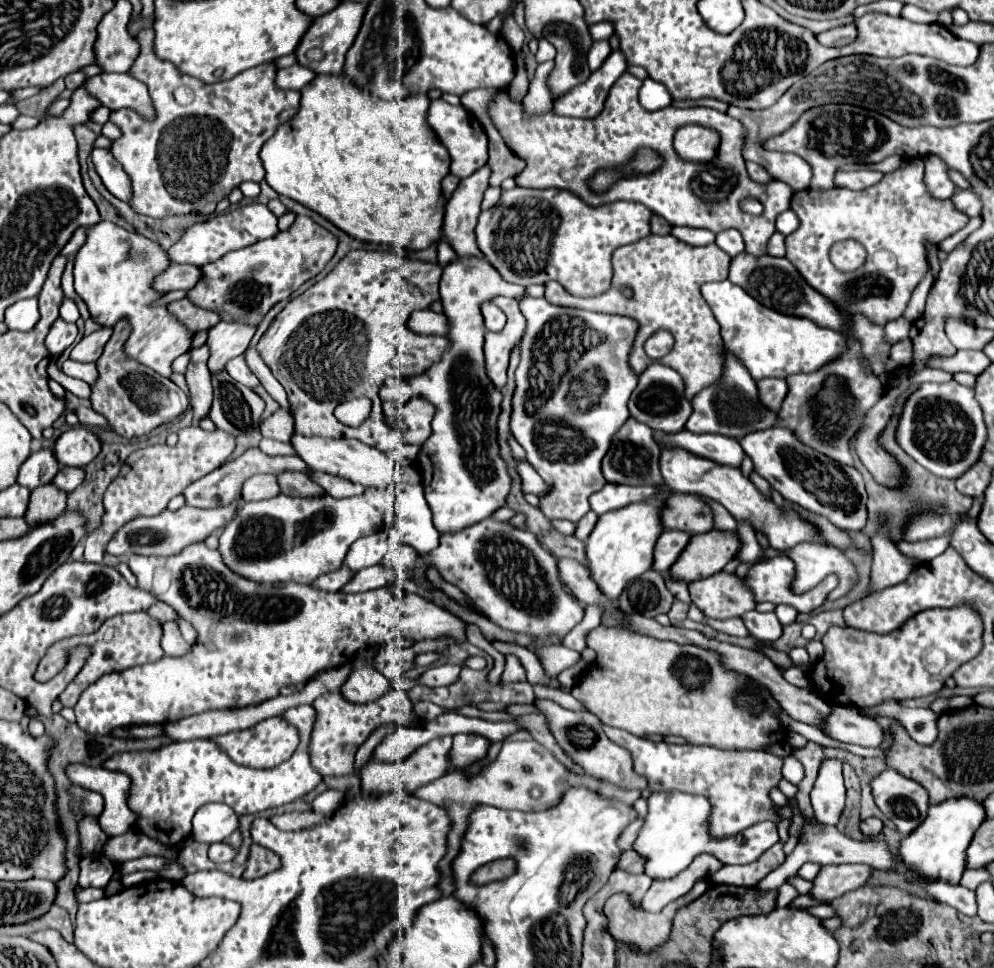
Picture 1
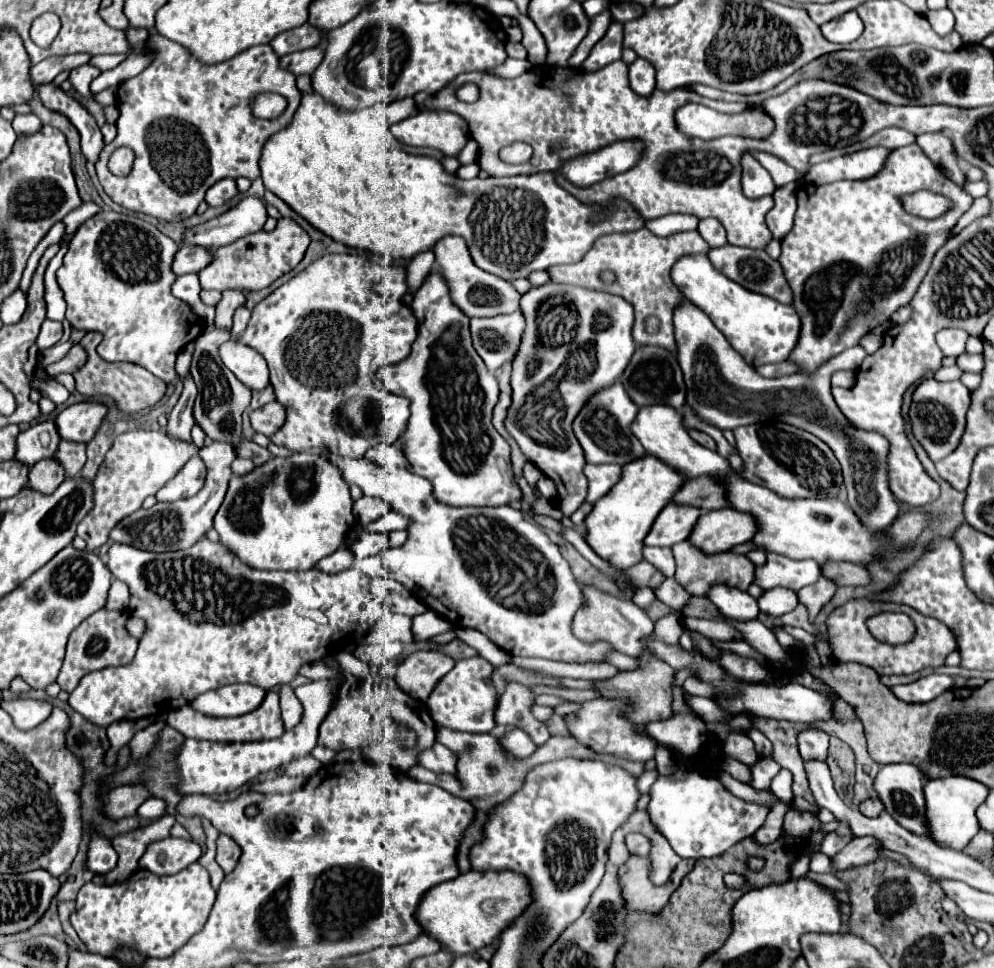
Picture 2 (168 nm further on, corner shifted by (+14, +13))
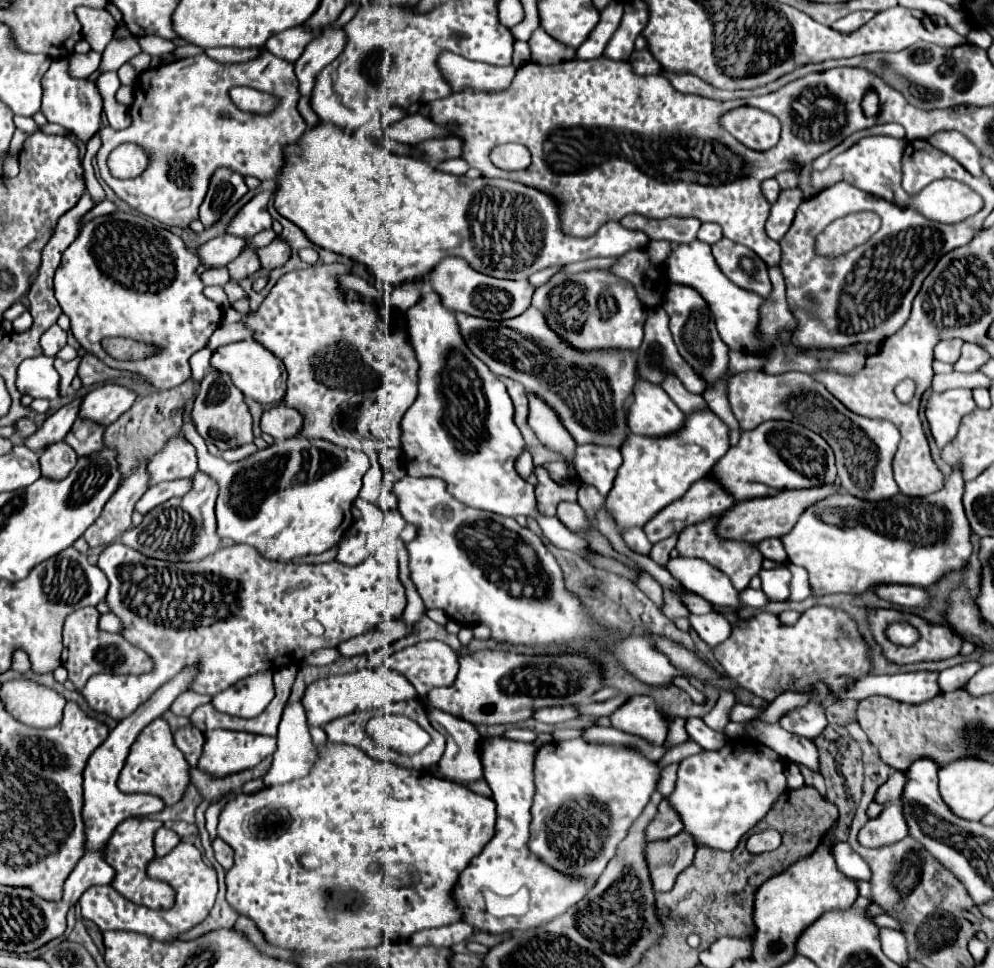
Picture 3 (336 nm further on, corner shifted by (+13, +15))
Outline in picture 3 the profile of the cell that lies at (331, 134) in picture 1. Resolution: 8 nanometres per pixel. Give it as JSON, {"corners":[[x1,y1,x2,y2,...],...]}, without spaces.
{"corners":[[319,123,317,127,313,129,307,129,305,131,305,137,301,137,301,141,297,145,289,145,289,149,285,149,287,153,287,159,285,159,285,165,277,177,277,193,275,193,275,209,287,217,291,223,297,223,301,227,301,231,307,235,307,239,321,247,321,249,327,249,327,251,333,251,337,255,343,255,343,257,349,257,361,265,365,265,371,275,385,283,387,287,395,289,403,283,409,283,409,281,427,281,429,273,447,257,447,255,455,255,455,257,461,257,465,259,475,271,479,273,485,273,489,277,497,277,497,279,529,279,535,271,539,269,545,269,545,267,551,267,551,265,569,265,569,263,575,263,575,261,585,261,589,257,613,257,613,255,625,255,627,251,633,251,633,249,645,249,647,243,649,243,649,237,643,233,643,231,633,231,633,229,625,229,621,227,621,223,607,223,605,227,601,227,593,237,589,239,579,239,579,237,569,237,565,233,561,233,559,229,559,209,555,205,555,201,533,189,533,187,527,187,527,185,521,185,521,183,515,183,515,181,507,181,507,179,487,179,487,177,479,177,479,179,467,179,467,177,457,177,457,175,447,175,447,173,439,173,435,171,429,163,425,161,419,161,419,159,413,159,413,157,401,157,401,155,393,155,389,151,385,151,383,147,379,147,377,143,373,143,367,135,363,135,361,131,357,131,355,135,347,135,347,133,341,133,341,129,333,127,333,125,325,125,325,123]]}

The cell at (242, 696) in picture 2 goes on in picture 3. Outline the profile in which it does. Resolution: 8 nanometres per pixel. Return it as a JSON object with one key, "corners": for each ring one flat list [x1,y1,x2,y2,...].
{"corners":[[269,671,245,677,243,681,237,681,237,685,225,689,225,693,213,697,211,703,217,705,217,709,221,709,223,713,235,717,247,717,247,719,255,717,263,713,263,709,275,697,271,677,273,673]]}

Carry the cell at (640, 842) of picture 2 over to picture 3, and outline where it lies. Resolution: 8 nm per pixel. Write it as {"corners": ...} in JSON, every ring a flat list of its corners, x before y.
{"corners":[[663,799,661,805,659,805,657,817,651,821,651,825,647,829,647,841,667,839,667,837,673,837,673,835,677,835,681,831,683,831,683,825,681,825,679,815,671,807,671,803,667,799]]}

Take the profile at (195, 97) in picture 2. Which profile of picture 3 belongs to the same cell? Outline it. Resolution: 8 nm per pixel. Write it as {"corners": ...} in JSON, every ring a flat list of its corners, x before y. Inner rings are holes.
{"corners":[[263,51,253,61,247,63,235,63,235,65,223,65,207,57,205,53,195,55,195,57,185,57,167,65,159,65,157,69,149,69,137,77,135,83,135,101,129,109,131,113,131,127,123,131,115,131,111,127,101,129,101,139,103,145,97,153,97,165,101,169,103,181,133,209,139,213,153,217,161,221,167,227,189,227,191,221,199,219,199,207,203,203,203,197,207,193,209,177,213,175,215,169,227,167,243,177,253,175,261,181,265,179,277,179,279,169,285,163,285,147,291,143,297,143,301,135,307,129,307,123,297,111,297,101,299,101,299,89,297,89,297,77,293,71,293,65,287,61,281,61,279,57,273,57,269,51],[231,87,251,87,263,93,269,93,277,97,277,105,269,115,249,115,247,111,241,111,229,97],[121,143,137,143,143,149,151,153,151,165,147,171,137,177,137,179,115,179,111,177,107,169,107,157,109,153,119,147]]}

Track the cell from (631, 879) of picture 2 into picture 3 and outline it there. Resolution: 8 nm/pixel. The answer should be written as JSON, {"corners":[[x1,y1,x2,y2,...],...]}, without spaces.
{"corners":[[685,831,665,841,651,841,645,853,653,877,653,889,669,891,675,885,677,875,693,861,695,851,695,839,691,833]]}

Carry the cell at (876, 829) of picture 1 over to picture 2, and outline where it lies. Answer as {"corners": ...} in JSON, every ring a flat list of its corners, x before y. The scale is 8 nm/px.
{"corners":[[868,799,868,801,860,803,860,813,866,817,876,817,882,809,884,809,884,805,880,803,880,799]]}

